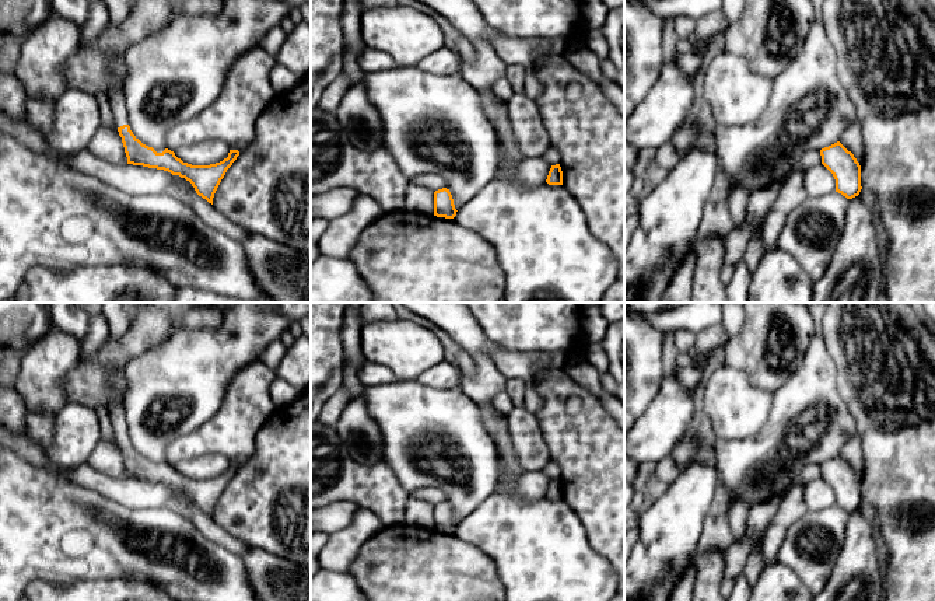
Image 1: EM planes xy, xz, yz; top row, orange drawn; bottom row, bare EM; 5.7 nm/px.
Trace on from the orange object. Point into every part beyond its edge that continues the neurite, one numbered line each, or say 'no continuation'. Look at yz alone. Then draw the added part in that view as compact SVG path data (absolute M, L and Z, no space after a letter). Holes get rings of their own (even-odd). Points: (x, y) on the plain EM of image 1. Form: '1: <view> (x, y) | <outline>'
no continuation

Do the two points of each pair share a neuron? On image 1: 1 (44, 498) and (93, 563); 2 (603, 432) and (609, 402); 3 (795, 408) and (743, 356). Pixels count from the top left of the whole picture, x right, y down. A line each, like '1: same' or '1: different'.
1: same
2: different
3: different

